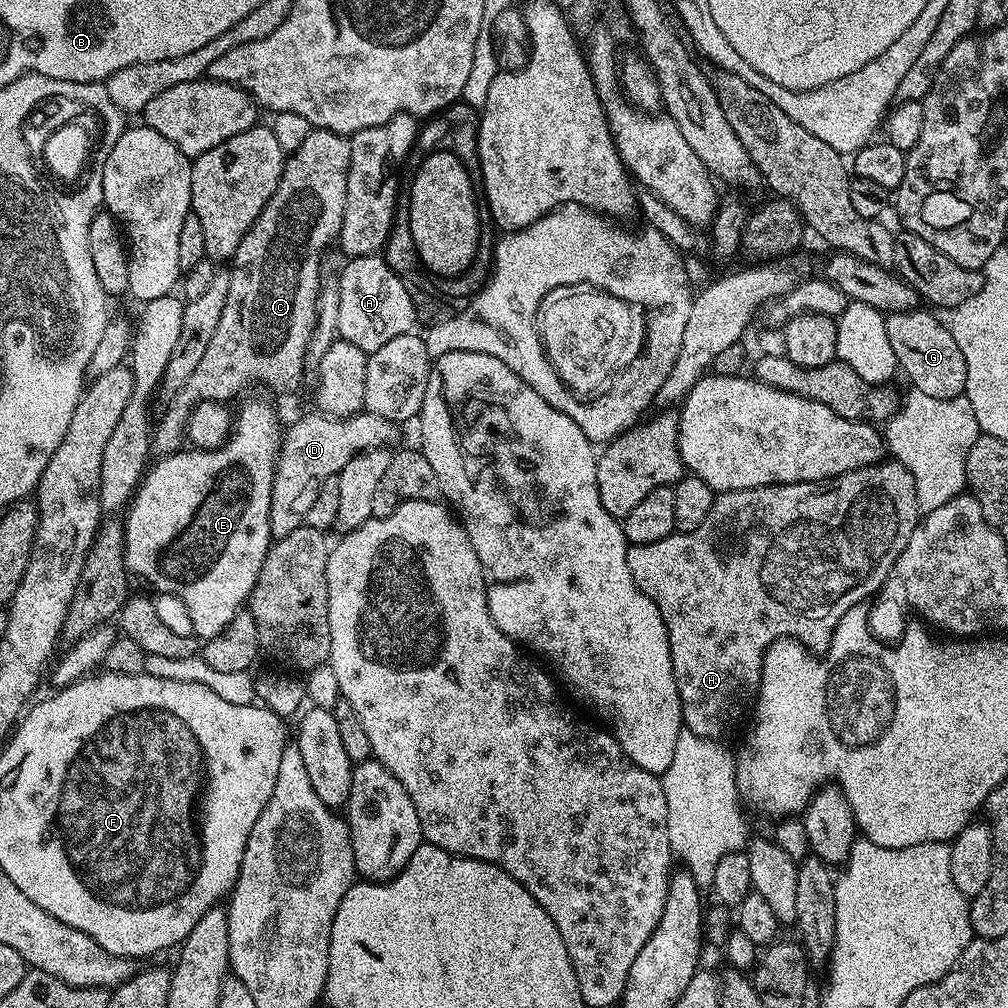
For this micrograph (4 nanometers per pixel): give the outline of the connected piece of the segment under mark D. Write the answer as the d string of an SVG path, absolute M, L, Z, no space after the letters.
M367 410L343 418L315 415L294 421L282 432L270 490L270 530L276 538L290 534L290 530L298 530L304 524L314 498L318 498L320 485L339 476L342 466L346 466L350 458L384 445L392 446L400 436L401 425L397 421L378 418L378 414Z

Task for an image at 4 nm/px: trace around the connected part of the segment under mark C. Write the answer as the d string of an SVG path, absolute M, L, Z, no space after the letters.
M313 128L310 134L306 134L306 139L302 142L302 146L298 146L298 150L285 159L282 178L278 182L278 190L274 190L270 202L266 202L262 214L258 214L258 218L250 226L246 238L242 238L235 256L230 261L230 290L226 290L226 306L222 310L222 318L218 322L218 330L214 330L214 339L210 341L210 346L206 346L206 354L202 358L202 362L198 362L198 367L194 370L194 374L190 374L186 386L182 386L182 390L171 393L169 400L172 401L169 402L168 409L161 414L160 421L157 424L155 421L154 431L152 432L152 452L157 457L170 456L173 452L181 451L185 447L186 437L184 431L188 425L190 410L194 410L194 406L198 406L198 402L203 400L232 402L232 399L239 392L246 391L251 384L261 384L262 387L269 388L272 392L292 392L299 386L300 379L304 376L304 368L306 369L308 344L312 340L312 331L316 329L316 302L320 299L320 289L322 287L320 263L324 260L324 251L331 244L333 247L334 241L339 237L340 227L344 221L346 178L350 170L351 145L352 141L347 136L340 136L336 132L331 132L329 128Z

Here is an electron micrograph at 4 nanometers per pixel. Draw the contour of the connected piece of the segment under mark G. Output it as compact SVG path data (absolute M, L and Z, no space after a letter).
M917 310L914 312L893 312L885 315L886 338L890 338L890 346L894 346L896 362L901 373L908 375L908 384L922 390L922 394L930 394L930 398L954 398L964 395L966 386L966 362L962 358L962 350L958 350L958 342L954 342L954 334L947 323L944 324L936 316Z

